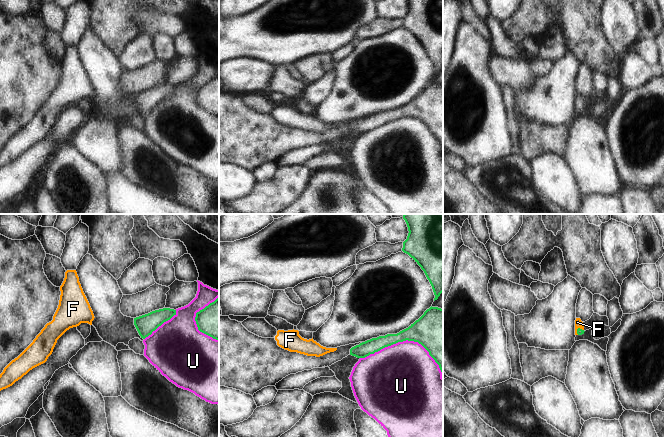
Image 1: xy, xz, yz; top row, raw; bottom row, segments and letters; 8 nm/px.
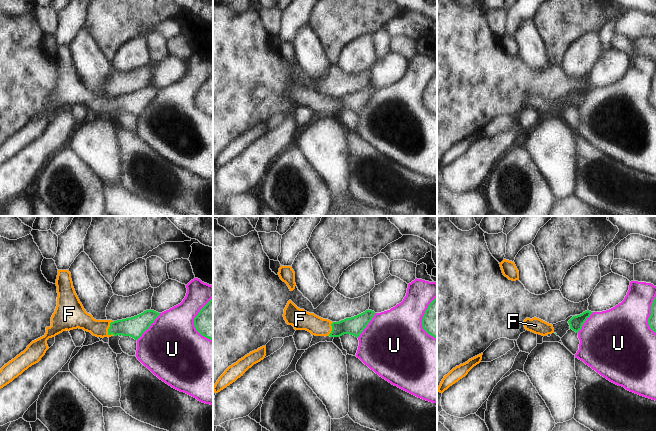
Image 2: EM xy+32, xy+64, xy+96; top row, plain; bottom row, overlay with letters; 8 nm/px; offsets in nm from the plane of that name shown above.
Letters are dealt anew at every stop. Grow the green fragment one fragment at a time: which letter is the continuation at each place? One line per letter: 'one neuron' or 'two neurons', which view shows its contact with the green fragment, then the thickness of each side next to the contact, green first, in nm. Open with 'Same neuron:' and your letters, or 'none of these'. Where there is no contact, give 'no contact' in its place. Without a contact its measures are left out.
Same neuron: F
F: one neuron; contact in yz; calibres 50 and 50 nm
U: two neurons; contact in xz; calibres 320 and 480 nm

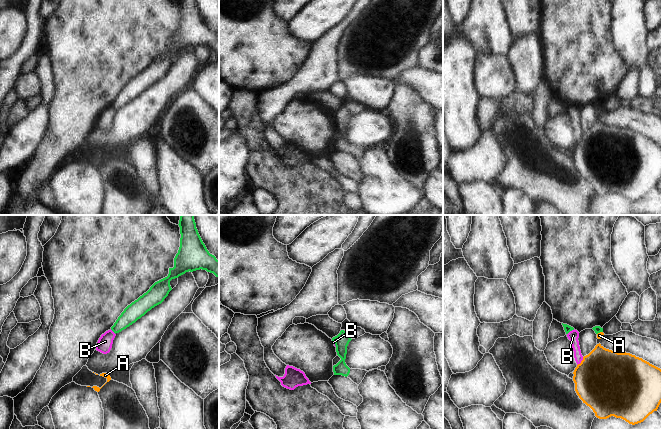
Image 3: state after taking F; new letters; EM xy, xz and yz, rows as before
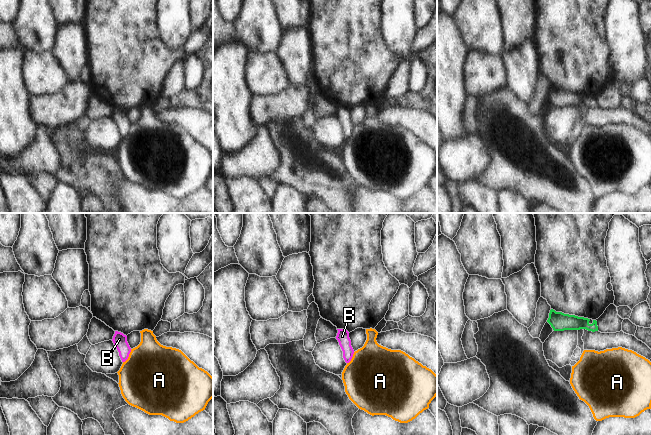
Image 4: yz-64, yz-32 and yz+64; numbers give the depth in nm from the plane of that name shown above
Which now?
Same neuron: none of these
A: two neurons; contact in yz; calibres 60 and 50 nm
B: two neurons; contact in yz; calibres 60 and 90 nm

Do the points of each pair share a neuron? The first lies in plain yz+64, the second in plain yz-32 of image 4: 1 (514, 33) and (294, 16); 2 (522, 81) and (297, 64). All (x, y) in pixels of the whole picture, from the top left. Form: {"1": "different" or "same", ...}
{"1": "same", "2": "same"}

